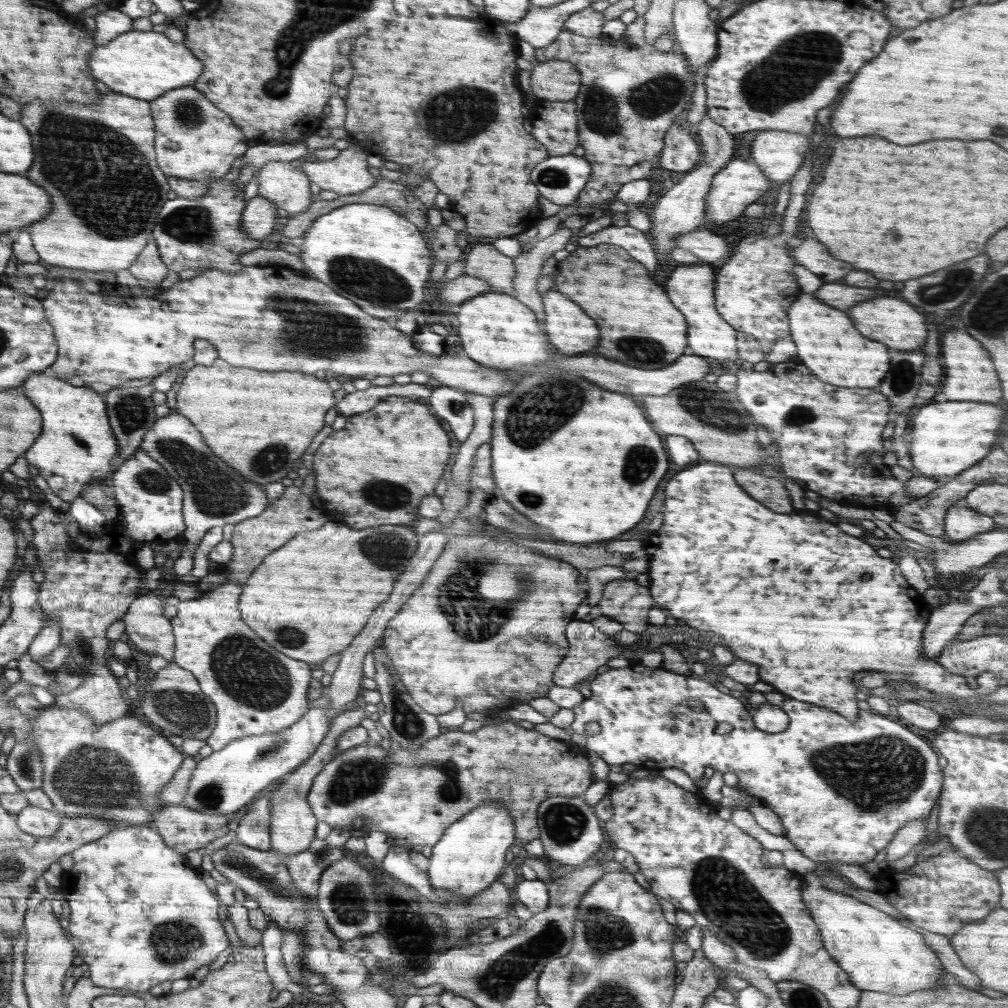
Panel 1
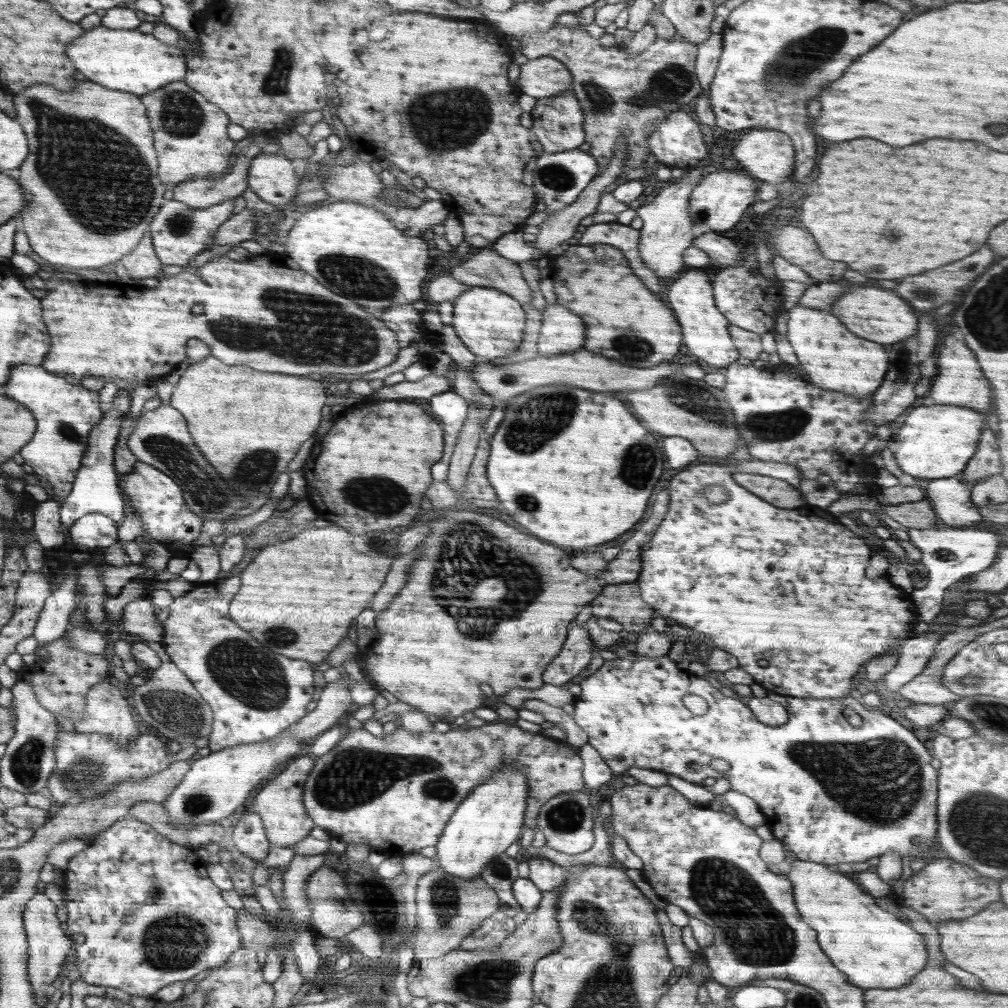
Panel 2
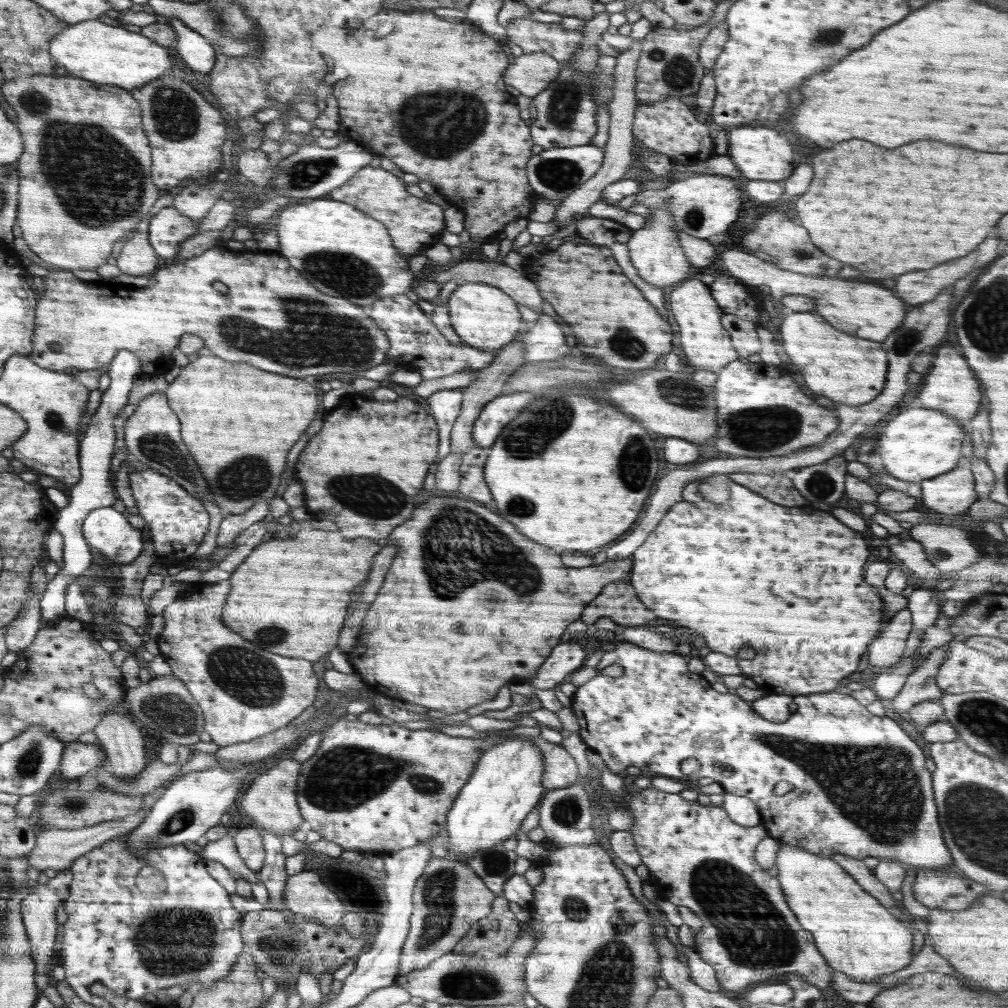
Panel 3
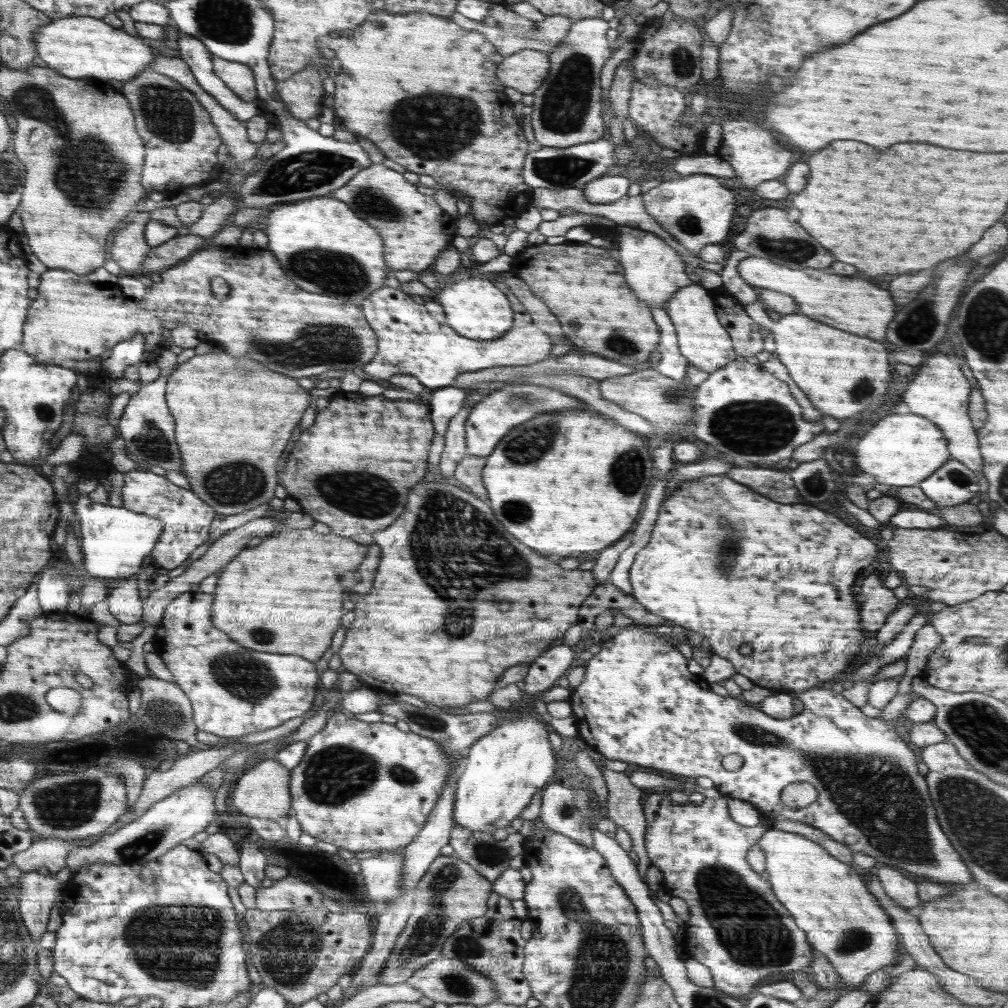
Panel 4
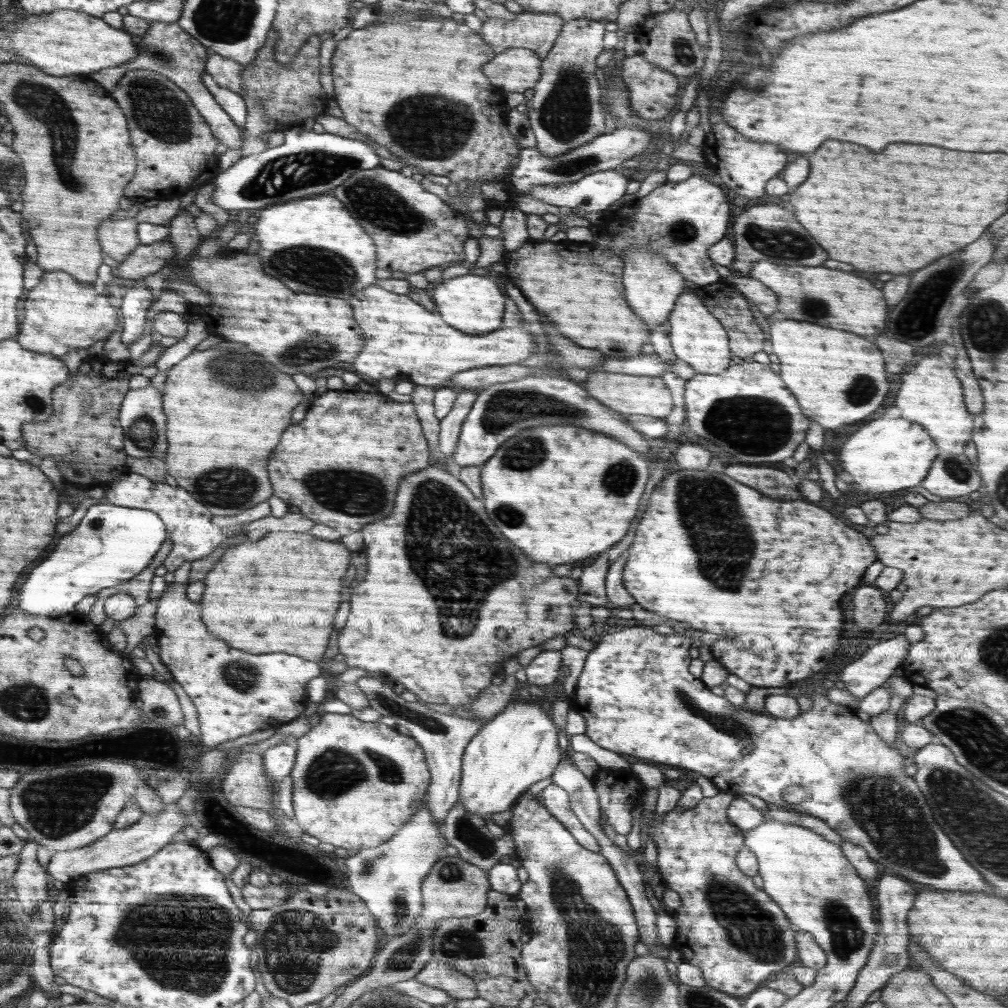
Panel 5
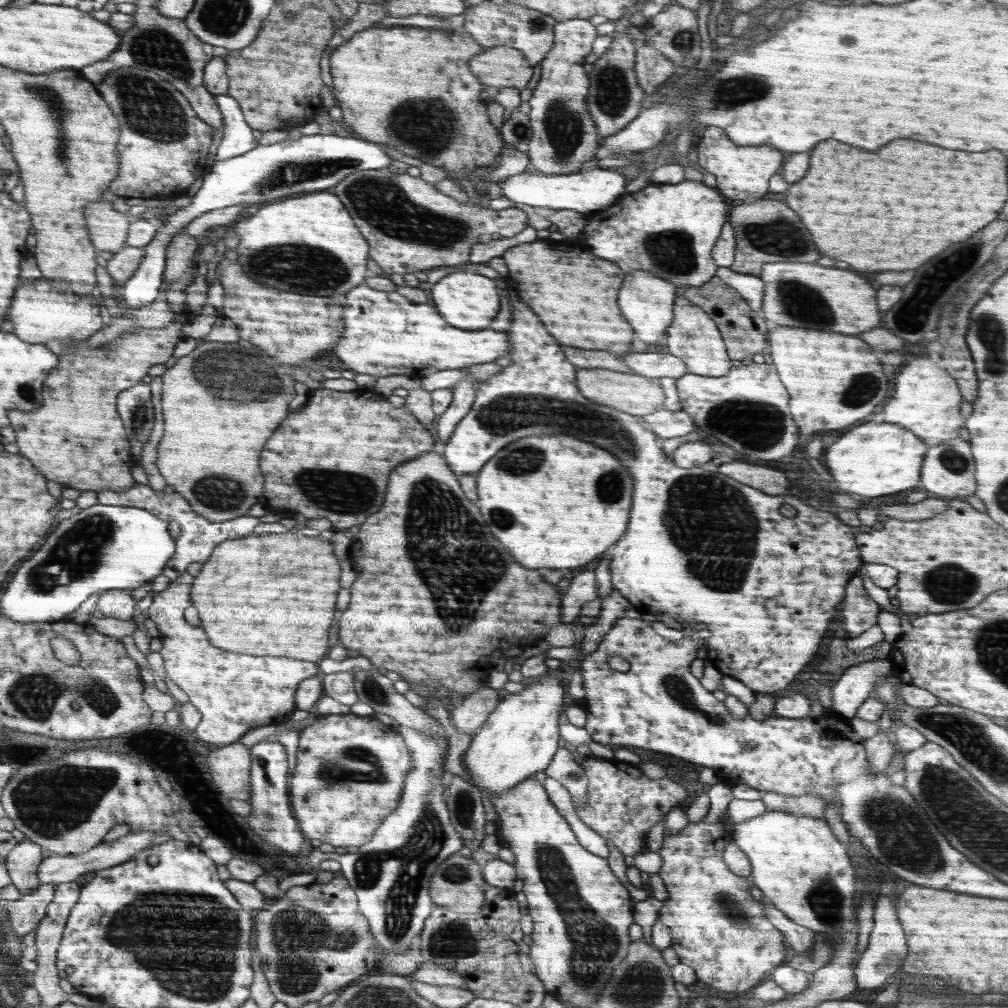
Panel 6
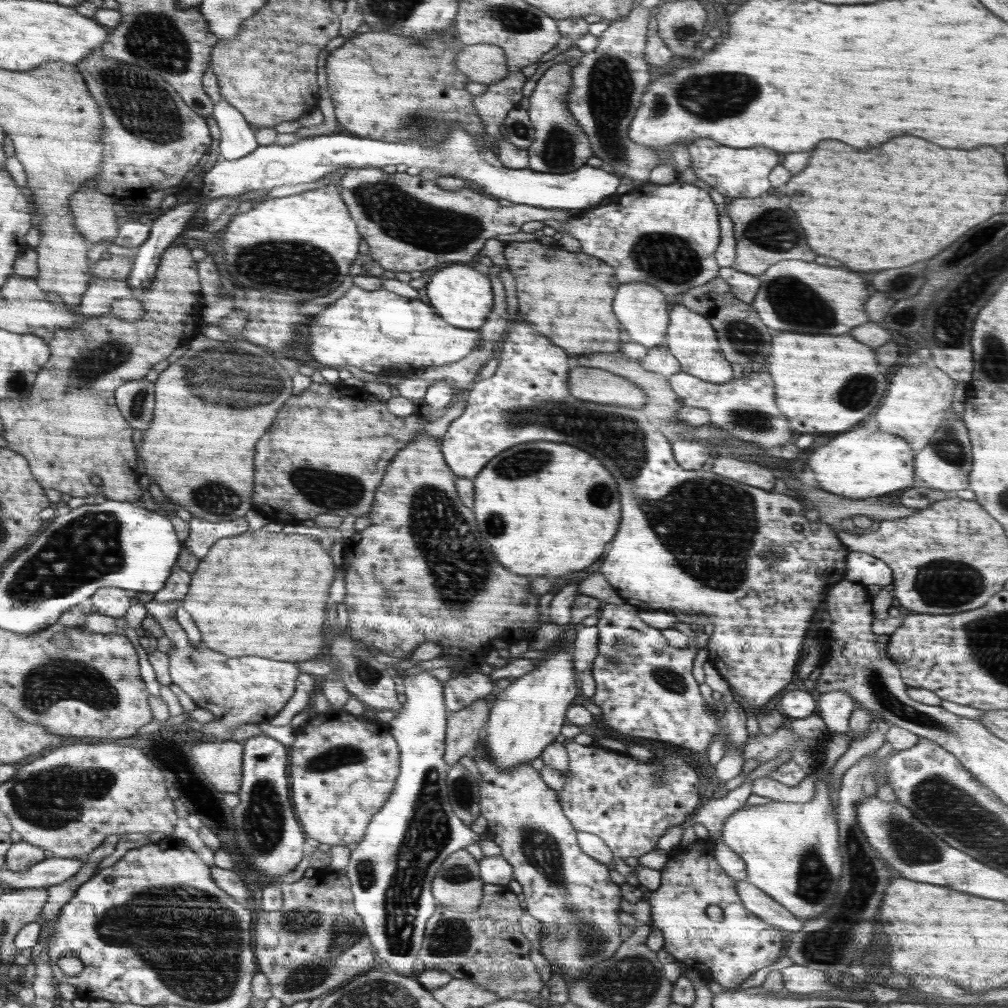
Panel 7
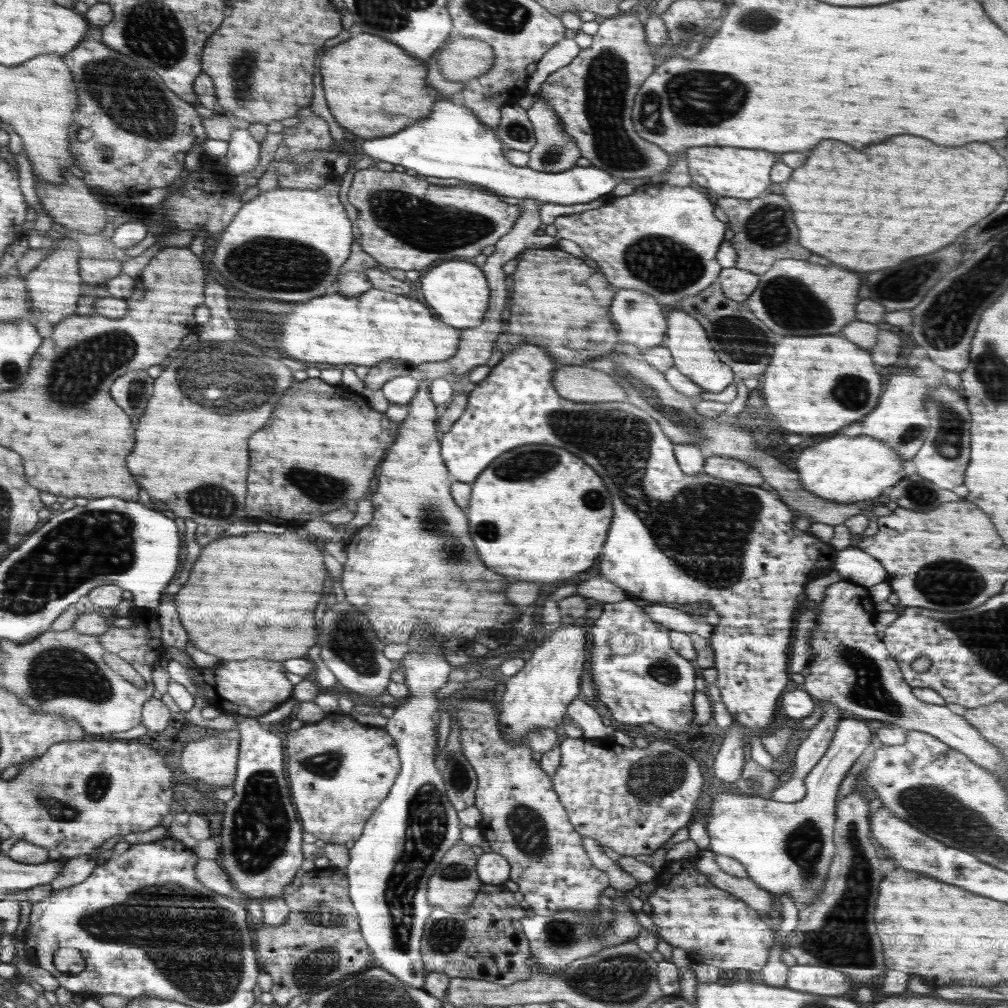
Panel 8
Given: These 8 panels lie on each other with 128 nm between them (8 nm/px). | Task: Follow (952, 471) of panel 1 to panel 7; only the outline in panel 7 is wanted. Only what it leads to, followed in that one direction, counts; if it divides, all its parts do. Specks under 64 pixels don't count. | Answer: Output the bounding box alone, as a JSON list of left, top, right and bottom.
[808,428,915,498]

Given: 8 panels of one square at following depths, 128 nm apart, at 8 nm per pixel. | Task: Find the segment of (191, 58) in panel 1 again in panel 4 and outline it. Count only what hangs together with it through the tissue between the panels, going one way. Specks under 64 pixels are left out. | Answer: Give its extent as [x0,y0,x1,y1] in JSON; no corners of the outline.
[33,16,155,83]

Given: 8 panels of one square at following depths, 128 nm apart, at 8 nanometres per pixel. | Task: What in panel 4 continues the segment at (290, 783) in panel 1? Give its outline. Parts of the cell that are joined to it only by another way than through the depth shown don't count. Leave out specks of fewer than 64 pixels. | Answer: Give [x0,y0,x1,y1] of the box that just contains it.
[232,760,291,821]

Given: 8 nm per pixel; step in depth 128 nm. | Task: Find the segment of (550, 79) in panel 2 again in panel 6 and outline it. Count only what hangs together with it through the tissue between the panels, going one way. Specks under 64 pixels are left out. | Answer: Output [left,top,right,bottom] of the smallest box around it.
[469,47,533,88]

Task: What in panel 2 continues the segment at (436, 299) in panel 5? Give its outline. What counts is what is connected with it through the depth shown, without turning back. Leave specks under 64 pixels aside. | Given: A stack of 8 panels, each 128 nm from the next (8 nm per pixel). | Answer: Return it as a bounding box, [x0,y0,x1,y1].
[453,287,526,362]

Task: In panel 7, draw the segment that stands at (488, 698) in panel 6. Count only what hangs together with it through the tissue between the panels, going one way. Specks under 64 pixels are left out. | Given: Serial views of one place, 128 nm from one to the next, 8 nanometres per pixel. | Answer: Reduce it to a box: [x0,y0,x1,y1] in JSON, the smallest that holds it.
[443,698,490,766]

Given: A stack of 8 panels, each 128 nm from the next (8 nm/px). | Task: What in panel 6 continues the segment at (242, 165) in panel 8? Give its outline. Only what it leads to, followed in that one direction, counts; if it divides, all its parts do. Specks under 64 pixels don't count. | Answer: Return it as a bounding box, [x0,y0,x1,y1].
[215,95,258,162]

